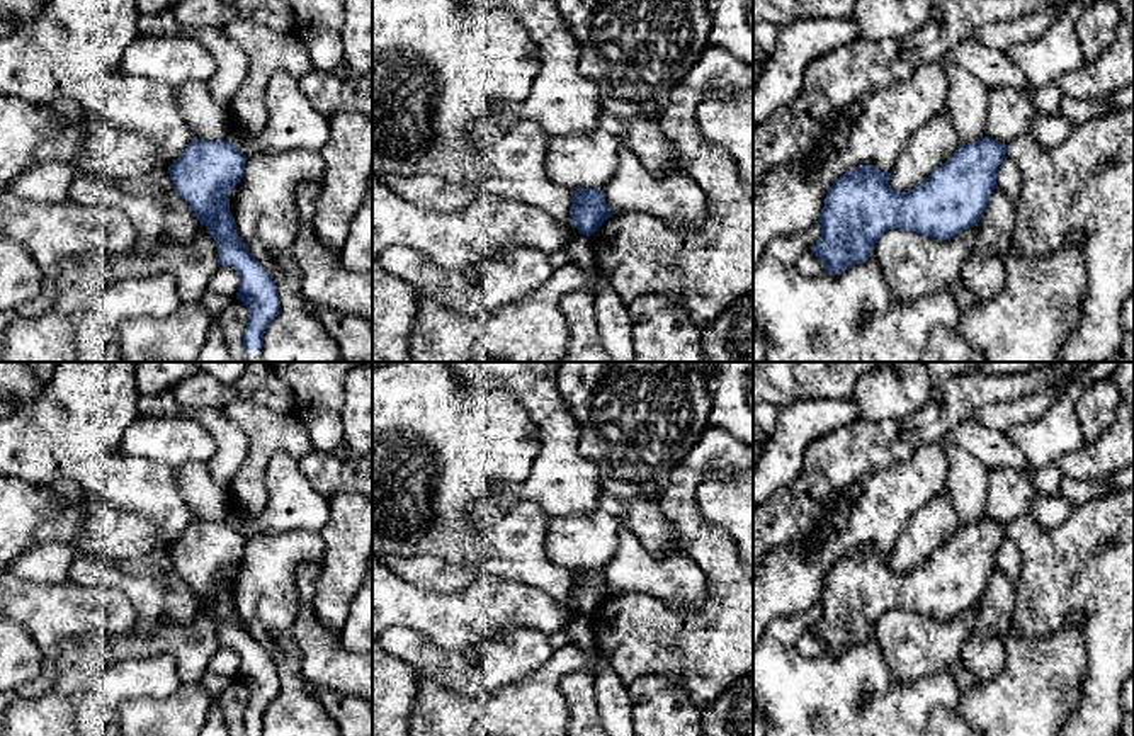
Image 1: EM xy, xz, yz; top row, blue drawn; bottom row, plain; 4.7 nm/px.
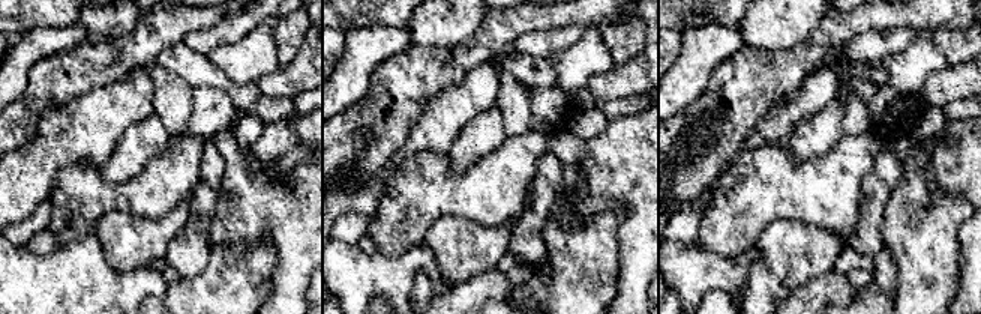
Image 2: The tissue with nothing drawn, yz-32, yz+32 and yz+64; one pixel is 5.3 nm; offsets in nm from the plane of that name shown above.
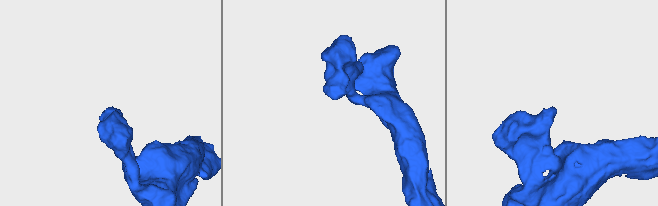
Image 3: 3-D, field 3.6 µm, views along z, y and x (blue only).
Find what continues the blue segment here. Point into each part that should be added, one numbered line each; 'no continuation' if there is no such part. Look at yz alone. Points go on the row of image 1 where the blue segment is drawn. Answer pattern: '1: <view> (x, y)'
no continuation

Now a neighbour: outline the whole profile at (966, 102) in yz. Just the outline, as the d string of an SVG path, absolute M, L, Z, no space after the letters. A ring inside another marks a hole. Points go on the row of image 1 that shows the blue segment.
M944 61L949 87L945 112L950 116L961 141L974 143L984 138L989 88L967 70Z

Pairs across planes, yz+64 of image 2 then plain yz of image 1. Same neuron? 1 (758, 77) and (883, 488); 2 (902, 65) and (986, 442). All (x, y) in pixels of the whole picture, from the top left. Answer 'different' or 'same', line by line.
1: different
2: different

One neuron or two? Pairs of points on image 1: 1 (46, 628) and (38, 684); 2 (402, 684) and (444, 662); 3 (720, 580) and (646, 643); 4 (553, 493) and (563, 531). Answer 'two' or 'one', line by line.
1: one
2: two
3: one
4: two

